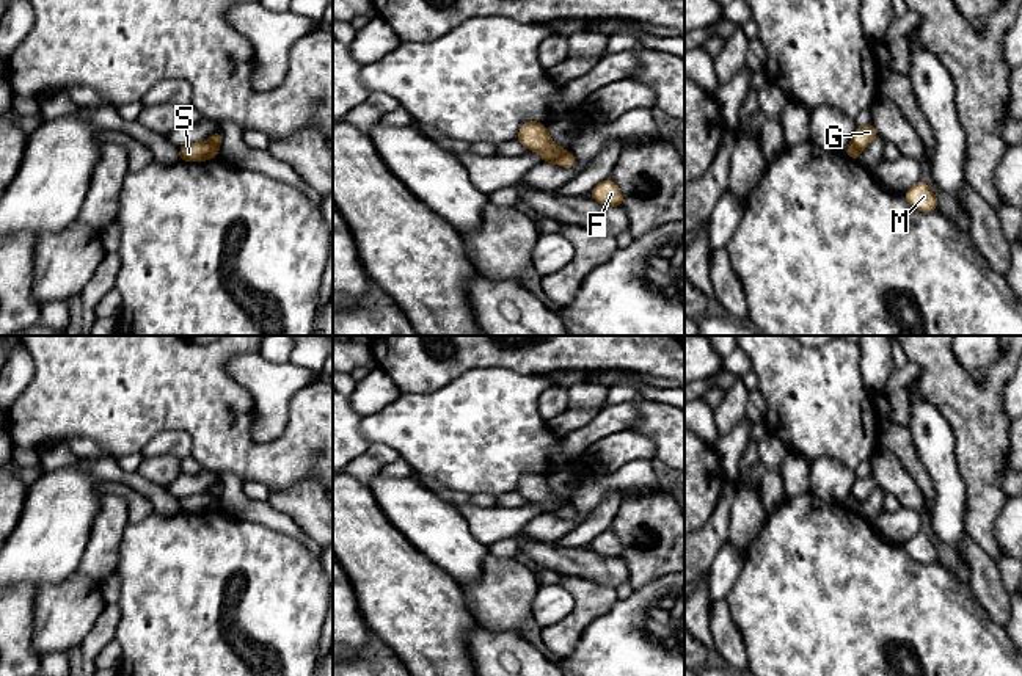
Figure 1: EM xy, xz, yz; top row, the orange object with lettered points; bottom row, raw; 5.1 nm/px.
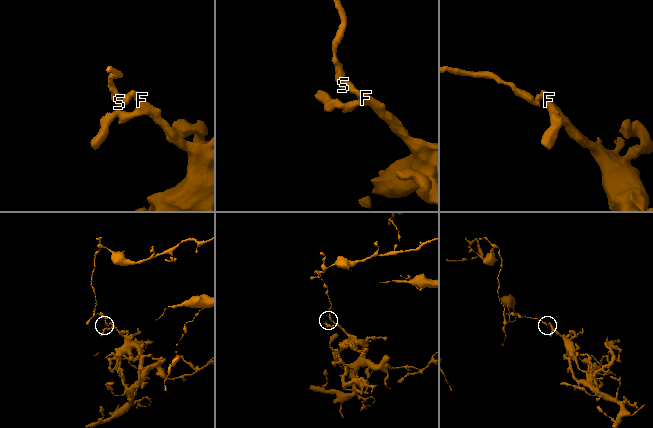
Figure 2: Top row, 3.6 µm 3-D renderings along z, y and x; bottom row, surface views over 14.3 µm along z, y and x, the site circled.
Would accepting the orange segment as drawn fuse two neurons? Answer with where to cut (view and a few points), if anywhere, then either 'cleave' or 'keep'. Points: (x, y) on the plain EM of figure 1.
xz (565, 502), (554, 513) | cleave

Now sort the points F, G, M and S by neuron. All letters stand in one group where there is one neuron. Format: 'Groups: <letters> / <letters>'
Groups: F G M / S

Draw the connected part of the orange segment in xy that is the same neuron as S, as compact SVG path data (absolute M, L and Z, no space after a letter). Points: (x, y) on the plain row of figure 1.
M207 492L187 496L177 500L177 507L184 513L204 513L212 511L220 505L218 499Z

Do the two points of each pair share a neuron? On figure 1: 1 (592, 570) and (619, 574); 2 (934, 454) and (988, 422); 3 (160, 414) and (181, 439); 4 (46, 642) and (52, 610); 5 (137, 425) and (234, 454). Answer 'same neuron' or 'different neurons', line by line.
1: same neuron
2: different neurons
3: different neurons
4: same neuron
5: same neuron

